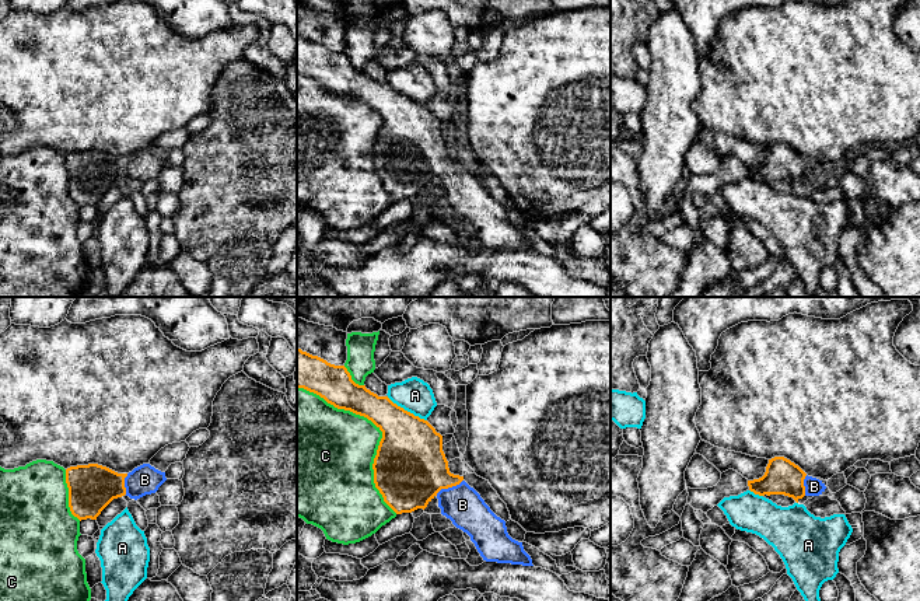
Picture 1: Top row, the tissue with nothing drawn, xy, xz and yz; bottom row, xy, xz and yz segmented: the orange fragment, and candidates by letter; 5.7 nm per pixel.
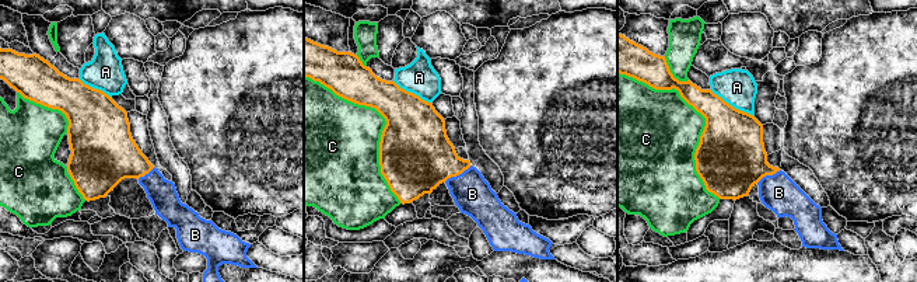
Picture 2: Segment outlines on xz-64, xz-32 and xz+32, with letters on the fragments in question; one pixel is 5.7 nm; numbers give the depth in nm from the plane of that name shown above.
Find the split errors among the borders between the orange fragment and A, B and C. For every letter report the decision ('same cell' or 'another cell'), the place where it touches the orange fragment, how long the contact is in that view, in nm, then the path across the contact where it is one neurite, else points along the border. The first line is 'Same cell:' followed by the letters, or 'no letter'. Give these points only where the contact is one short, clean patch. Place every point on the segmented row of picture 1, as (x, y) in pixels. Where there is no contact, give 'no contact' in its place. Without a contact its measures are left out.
Same cell: B
A: another cell; contact xz (406, 411); length 280 nm
B: same cell; contact xz (448, 486); length 180 nm; way xz (410, 468), (448, 486), (462, 505)
C: another cell; contact xz (380, 429); length 950 nm

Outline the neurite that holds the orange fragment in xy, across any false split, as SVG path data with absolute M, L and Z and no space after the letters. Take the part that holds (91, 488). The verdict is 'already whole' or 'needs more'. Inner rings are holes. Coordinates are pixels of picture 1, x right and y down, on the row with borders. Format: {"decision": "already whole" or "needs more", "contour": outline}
{"decision": "needs more", "contour": "M98 464L70 467L66 469L69 507L80 521L97 520L113 499L126 495L137 500L155 493L165 481L165 472L150 464L143 464L129 474L118 474Z"}

